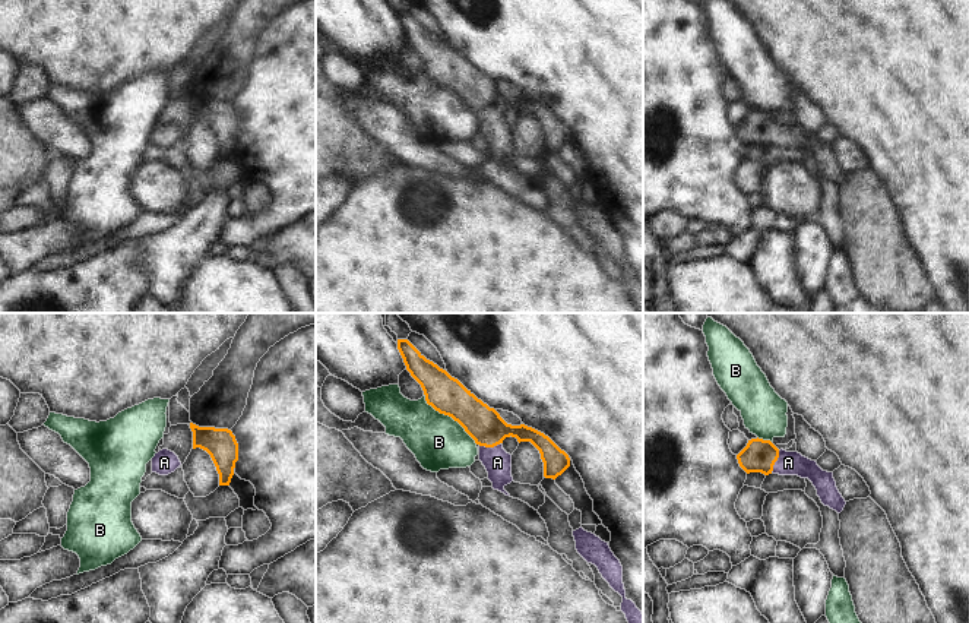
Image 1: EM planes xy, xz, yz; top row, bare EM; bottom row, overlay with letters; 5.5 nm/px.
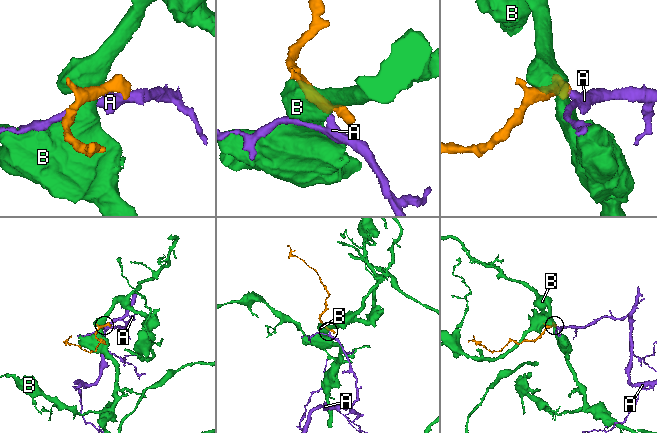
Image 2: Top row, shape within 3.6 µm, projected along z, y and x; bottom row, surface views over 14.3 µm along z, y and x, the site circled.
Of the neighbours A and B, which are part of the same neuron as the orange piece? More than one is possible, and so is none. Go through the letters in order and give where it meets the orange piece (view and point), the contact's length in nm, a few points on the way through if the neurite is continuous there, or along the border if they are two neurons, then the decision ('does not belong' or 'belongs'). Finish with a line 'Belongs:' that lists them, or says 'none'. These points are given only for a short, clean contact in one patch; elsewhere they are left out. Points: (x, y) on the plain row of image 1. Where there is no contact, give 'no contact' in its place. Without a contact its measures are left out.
A: meets orange in xz at (490, 119); contact 120 nm long; runs through xz (484, 97), (490, 107), (490, 119), (491, 127), (497, 135); belongs
B: meets orange in xz at (449, 88); contact 400 nm long; does not belong
Belongs: A

